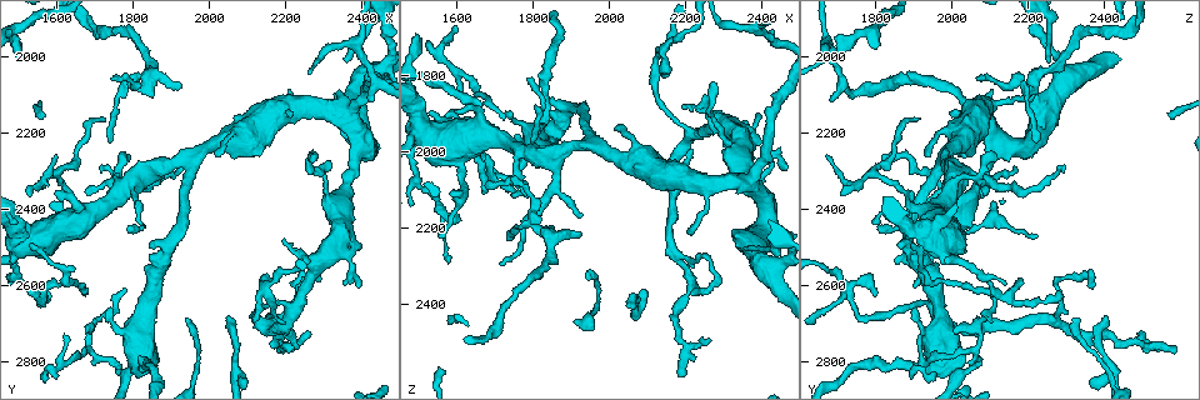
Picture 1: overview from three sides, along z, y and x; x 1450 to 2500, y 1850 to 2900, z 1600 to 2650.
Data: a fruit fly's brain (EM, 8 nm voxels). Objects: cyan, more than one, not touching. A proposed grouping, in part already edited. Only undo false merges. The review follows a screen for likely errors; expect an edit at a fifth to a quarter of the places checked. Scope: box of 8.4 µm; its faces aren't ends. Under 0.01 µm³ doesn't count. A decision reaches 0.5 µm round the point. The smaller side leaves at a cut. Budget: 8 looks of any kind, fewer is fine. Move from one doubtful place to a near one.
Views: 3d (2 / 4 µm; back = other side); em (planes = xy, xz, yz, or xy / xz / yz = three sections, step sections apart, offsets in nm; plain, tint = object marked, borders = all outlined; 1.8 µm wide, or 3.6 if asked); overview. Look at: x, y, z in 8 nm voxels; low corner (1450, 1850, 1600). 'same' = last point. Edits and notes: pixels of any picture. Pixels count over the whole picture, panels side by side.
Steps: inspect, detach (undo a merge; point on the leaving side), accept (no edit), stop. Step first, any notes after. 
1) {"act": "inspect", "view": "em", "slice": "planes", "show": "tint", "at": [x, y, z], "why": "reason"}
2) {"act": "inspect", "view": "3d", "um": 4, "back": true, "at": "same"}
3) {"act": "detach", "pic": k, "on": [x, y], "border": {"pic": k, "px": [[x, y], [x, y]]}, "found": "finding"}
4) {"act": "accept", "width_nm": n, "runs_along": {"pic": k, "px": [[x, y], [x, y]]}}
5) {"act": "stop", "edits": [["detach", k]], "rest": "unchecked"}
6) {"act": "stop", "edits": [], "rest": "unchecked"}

{"act": "inspect", "view": "3d", "um": 4, "back": true, "at": [1525, 2475, 1960], "why": "sharp bend"}

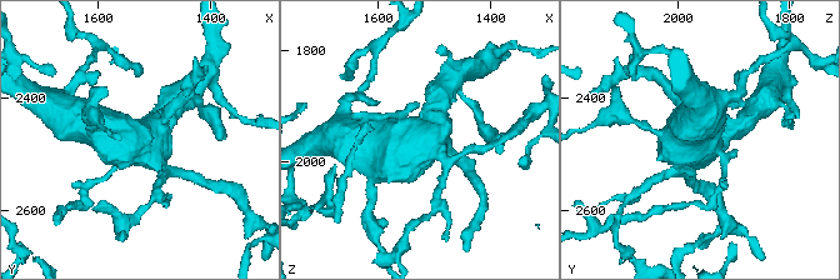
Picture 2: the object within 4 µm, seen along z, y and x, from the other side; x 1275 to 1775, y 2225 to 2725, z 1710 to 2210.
{"act": "inspect", "view": "em", "slice": "planes", "show": "tint", "at": [1520, 2480, 1955]}

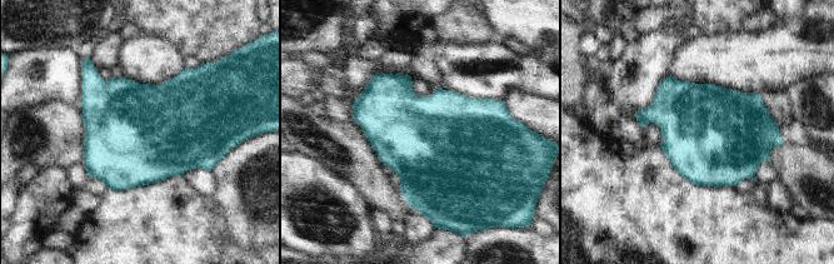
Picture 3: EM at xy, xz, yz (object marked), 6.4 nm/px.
{"act": "accept", "found": "continuous, no second neuron"}

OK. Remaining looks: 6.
{"act": "inspect", "view": "em", "slice": "planes", "show": "tint", "at": [1690, 2770, 2060], "why": "three-way junction"}

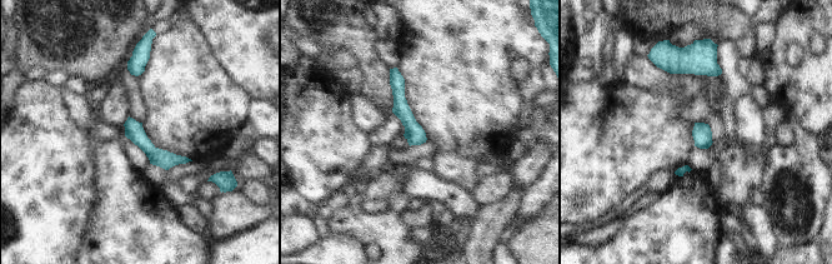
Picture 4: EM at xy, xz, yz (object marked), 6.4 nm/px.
{"act": "accept", "runs_along": {"pic": 4, "px": [[392, 71], [401, 110], [417, 142]]}, "found": "continuous, no second neuron"}

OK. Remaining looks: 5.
{"act": "inspect", "view": "em", "slice": "xy", "step": 16, "show": "tint", "at": [2390, 1970, 1680], "why": "three-way junction"}

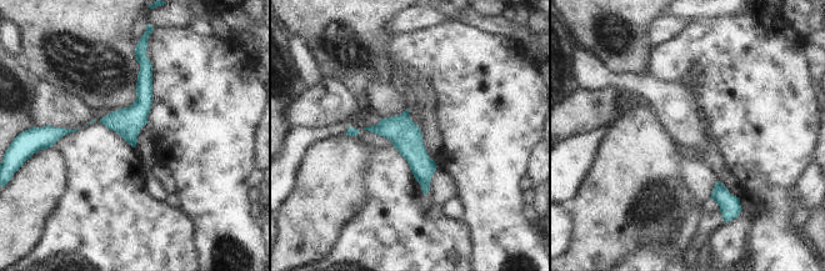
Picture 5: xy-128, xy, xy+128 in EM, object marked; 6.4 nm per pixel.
{"act": "inspect", "view": "em", "slice": "planes", "show": "tint", "at": "same", "why": "cut it another way"}

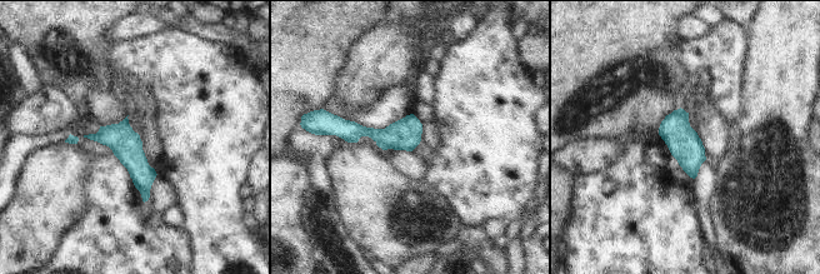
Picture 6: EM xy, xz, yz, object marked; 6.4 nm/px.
{"act": "accept", "runs_along": {"pic": 6, "px": [[336, 126], [375, 134], [419, 130]]}, "found": "continuous, no second neuron"}

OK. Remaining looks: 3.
{"act": "stop", "edits": [], "rest": "unchecked"}

